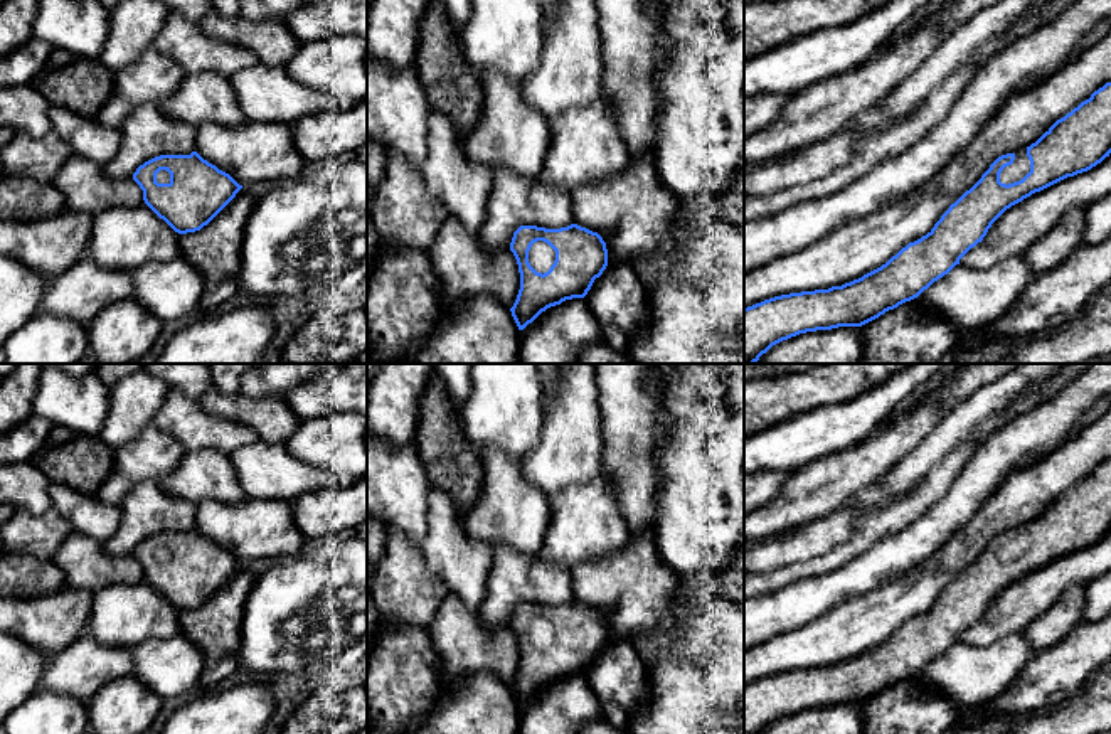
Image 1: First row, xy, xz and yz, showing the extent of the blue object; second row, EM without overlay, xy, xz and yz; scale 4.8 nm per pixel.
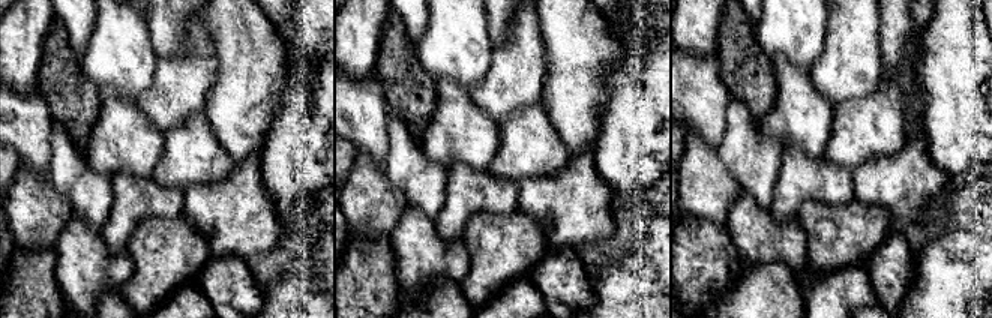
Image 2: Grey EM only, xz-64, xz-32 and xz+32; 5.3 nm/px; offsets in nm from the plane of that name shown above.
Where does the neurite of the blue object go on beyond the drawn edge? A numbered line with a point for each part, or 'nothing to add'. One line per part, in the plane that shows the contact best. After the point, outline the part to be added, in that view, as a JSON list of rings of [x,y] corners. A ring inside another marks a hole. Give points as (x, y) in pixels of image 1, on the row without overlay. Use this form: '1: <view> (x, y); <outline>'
1: yz (1020, 544); [[[1027,525],[1015,529],[1015,537],[1012,542],[1005,544],[1000,550],[1002,561],[1013,561],[1022,557],[1030,549],[1030,537],[1027,534]]]

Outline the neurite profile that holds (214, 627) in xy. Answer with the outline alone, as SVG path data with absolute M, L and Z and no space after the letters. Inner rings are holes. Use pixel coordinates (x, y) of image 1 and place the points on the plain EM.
M242 564L236 574L200 608L178 613L180 633L195 643L204 657L204 668L199 689L210 690L222 678L239 668L241 625L244 620L246 599L256 577Z

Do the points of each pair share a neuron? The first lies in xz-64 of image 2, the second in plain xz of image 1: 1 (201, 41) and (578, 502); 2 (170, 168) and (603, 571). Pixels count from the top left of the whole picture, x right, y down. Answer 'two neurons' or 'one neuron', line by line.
1: two neurons
2: two neurons

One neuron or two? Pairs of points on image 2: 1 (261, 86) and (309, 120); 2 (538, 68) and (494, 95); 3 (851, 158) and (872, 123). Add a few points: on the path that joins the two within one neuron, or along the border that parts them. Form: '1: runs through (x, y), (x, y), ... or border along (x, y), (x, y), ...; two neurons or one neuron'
1: border along (287, 66), (282, 102), (269, 134); two neurons
2: runs through (527, 68), (505, 89); one neuron
3: runs through (851, 149), (851, 144), (863, 132); one neuron

